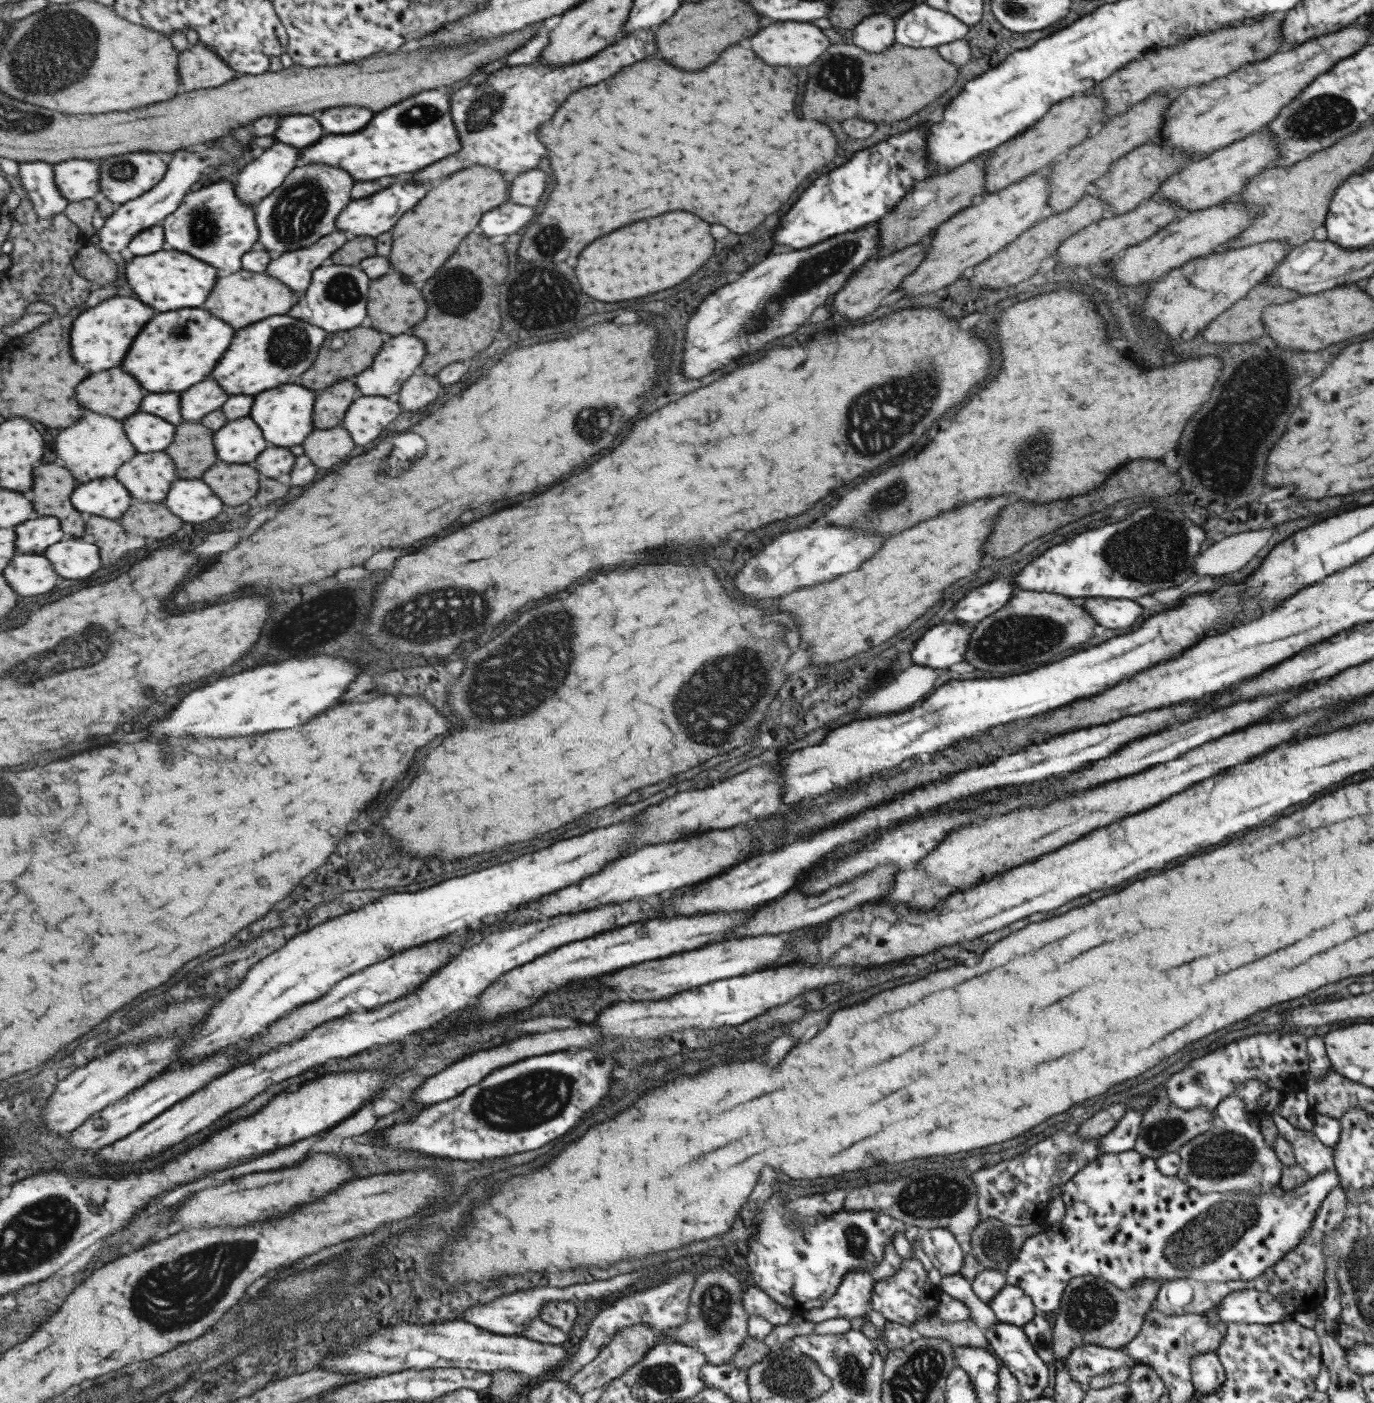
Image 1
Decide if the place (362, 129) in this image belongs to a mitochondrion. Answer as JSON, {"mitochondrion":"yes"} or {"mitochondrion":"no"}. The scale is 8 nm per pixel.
{"mitochondrion":"no"}

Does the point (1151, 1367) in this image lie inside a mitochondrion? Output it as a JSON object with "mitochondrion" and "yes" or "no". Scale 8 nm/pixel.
{"mitochondrion":"no"}

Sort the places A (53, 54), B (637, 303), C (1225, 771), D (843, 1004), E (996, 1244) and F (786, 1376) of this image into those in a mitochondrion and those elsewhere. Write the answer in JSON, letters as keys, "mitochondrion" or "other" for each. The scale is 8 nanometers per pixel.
{"A":"mitochondrion","B":"other","C":"other","D":"other","E":"mitochondrion","F":"mitochondrion"}

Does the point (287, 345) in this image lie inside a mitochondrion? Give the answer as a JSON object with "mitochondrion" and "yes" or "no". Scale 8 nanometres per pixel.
{"mitochondrion":"yes"}

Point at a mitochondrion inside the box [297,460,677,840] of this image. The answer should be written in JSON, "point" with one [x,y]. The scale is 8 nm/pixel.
{"point":[508,688]}

